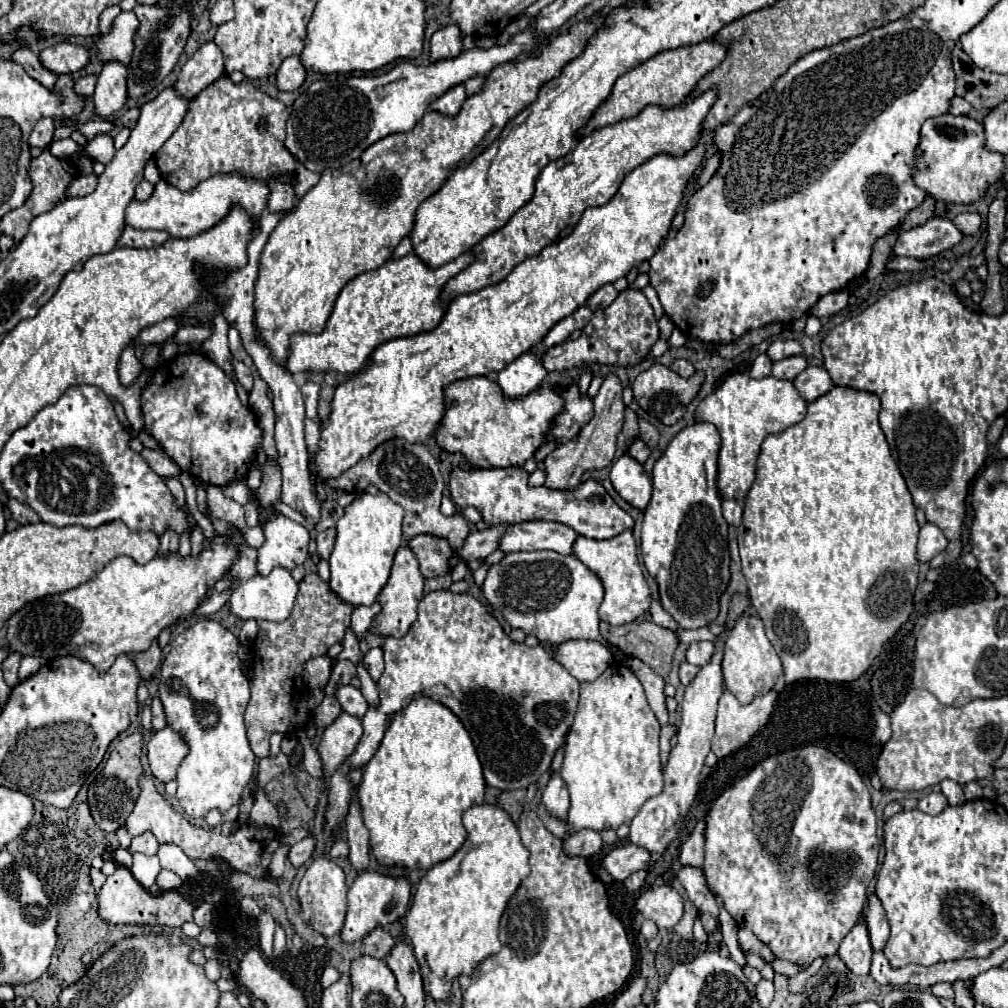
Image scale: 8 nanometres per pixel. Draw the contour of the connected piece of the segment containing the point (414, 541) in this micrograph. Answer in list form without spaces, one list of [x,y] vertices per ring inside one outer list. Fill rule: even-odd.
[[[419,534],[407,540],[407,546],[415,554],[419,570],[425,578],[445,576],[449,572],[449,556],[453,554],[453,548],[449,548],[447,540],[429,534]]]

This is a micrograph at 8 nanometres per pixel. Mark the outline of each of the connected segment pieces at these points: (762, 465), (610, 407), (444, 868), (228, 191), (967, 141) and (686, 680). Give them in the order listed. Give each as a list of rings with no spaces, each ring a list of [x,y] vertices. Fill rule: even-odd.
[[[833,386],[827,394],[819,396],[815,402],[807,406],[807,414],[795,426],[789,426],[777,434],[769,434],[759,450],[757,458],[757,472],[755,482],[745,498],[743,508],[743,538],[739,542],[743,574],[749,586],[749,600],[757,610],[759,618],[765,624],[767,638],[771,640],[773,648],[777,650],[783,670],[785,682],[793,684],[797,680],[827,680],[827,682],[851,682],[857,680],[873,660],[883,652],[885,642],[899,630],[899,626],[909,618],[913,612],[913,592],[917,586],[917,534],[919,526],[915,520],[915,506],[907,484],[891,456],[889,444],[885,434],[879,426],[879,410],[881,402],[875,394],[853,390],[847,386]]]
[[[609,374],[605,378],[605,382],[601,384],[595,400],[593,400],[593,404],[595,404],[593,420],[589,420],[573,440],[569,440],[561,448],[553,450],[545,458],[545,470],[547,470],[545,486],[547,488],[569,490],[581,482],[581,478],[587,470],[593,470],[593,468],[599,470],[599,468],[605,468],[613,462],[615,440],[617,440],[617,434],[619,434],[621,424],[623,424],[623,408],[625,408],[623,400],[621,400],[621,390],[623,388],[621,388],[617,374]]]
[[[475,804],[465,810],[463,826],[467,828],[465,844],[455,852],[455,856],[435,864],[425,872],[407,914],[407,934],[411,938],[411,946],[421,966],[423,978],[427,980],[427,990],[435,1000],[449,998],[451,978],[473,972],[473,968],[485,956],[493,956],[501,950],[501,942],[497,938],[501,914],[507,908],[509,898],[523,882],[523,872],[529,876],[529,850],[521,842],[517,824],[503,808],[493,804]]]
[[[225,174],[225,176],[213,176],[203,182],[199,182],[189,192],[181,192],[175,186],[167,184],[165,180],[159,180],[155,184],[155,192],[139,202],[131,200],[125,210],[125,222],[139,230],[163,230],[169,232],[173,238],[191,238],[205,230],[209,230],[213,224],[217,224],[221,218],[227,216],[231,204],[243,206],[249,214],[261,216],[265,204],[267,204],[267,182],[265,180],[251,180],[241,174]]]
[[[945,114],[923,124],[921,156],[917,160],[917,172],[913,180],[931,198],[953,204],[973,204],[987,192],[991,184],[1003,178],[1003,172],[1005,156],[985,148],[985,130],[981,122],[969,116]]]
[[[683,662],[683,664],[681,664],[681,670],[679,670],[681,684],[683,684],[683,686],[689,686],[691,680],[697,676],[697,672],[699,672],[697,666],[693,666],[693,664],[689,664],[689,662]]]

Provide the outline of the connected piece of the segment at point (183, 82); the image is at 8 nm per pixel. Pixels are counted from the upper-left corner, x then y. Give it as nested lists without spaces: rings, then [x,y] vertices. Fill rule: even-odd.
[[[207,42],[199,46],[199,50],[193,54],[193,58],[187,60],[187,64],[181,68],[173,90],[181,98],[195,98],[203,88],[213,84],[221,74],[225,72],[223,68],[223,54],[217,48],[215,42]]]

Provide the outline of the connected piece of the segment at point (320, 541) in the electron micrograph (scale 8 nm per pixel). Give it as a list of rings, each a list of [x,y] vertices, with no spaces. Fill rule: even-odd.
[[[327,528],[323,532],[317,534],[317,550],[316,554],[319,554],[323,560],[329,560],[331,552],[333,552],[333,544],[335,544],[335,528]]]

